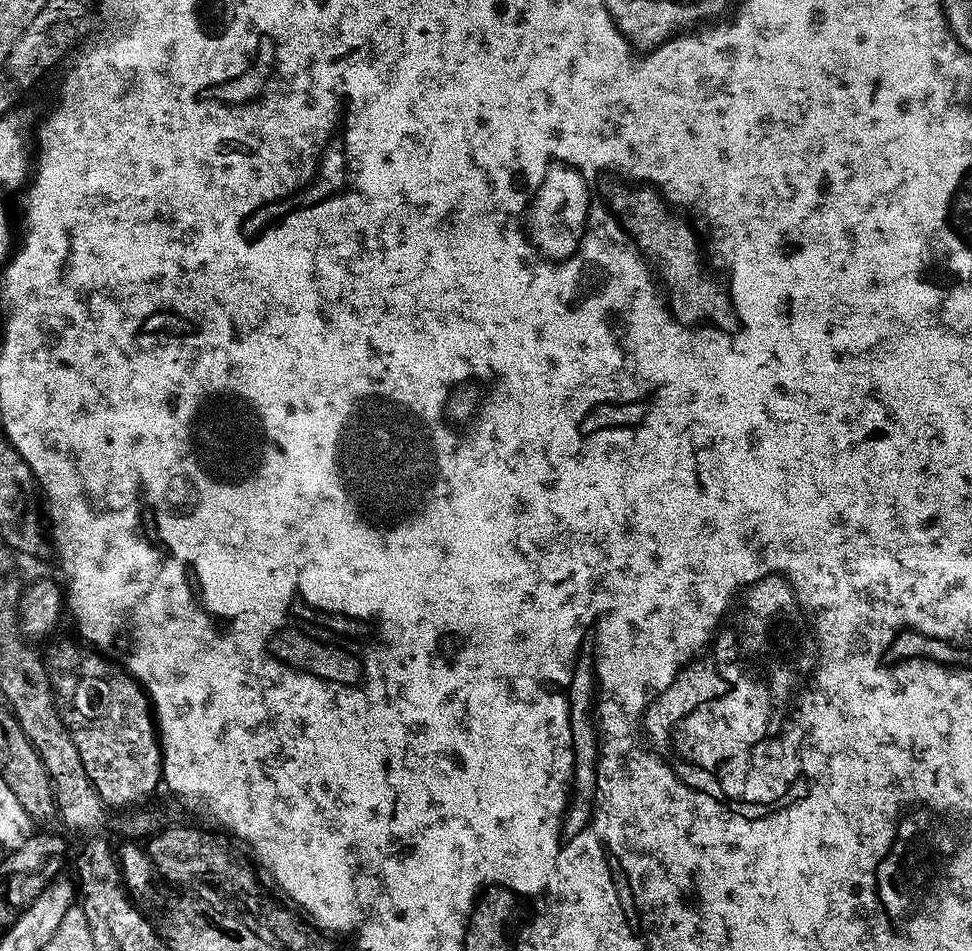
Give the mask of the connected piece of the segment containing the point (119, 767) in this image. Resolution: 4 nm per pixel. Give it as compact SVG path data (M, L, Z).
M56 644L46 652L52 696L100 801L109 809L127 809L162 784L154 713L148 693L131 672L103 660L95 647L80 644Z

